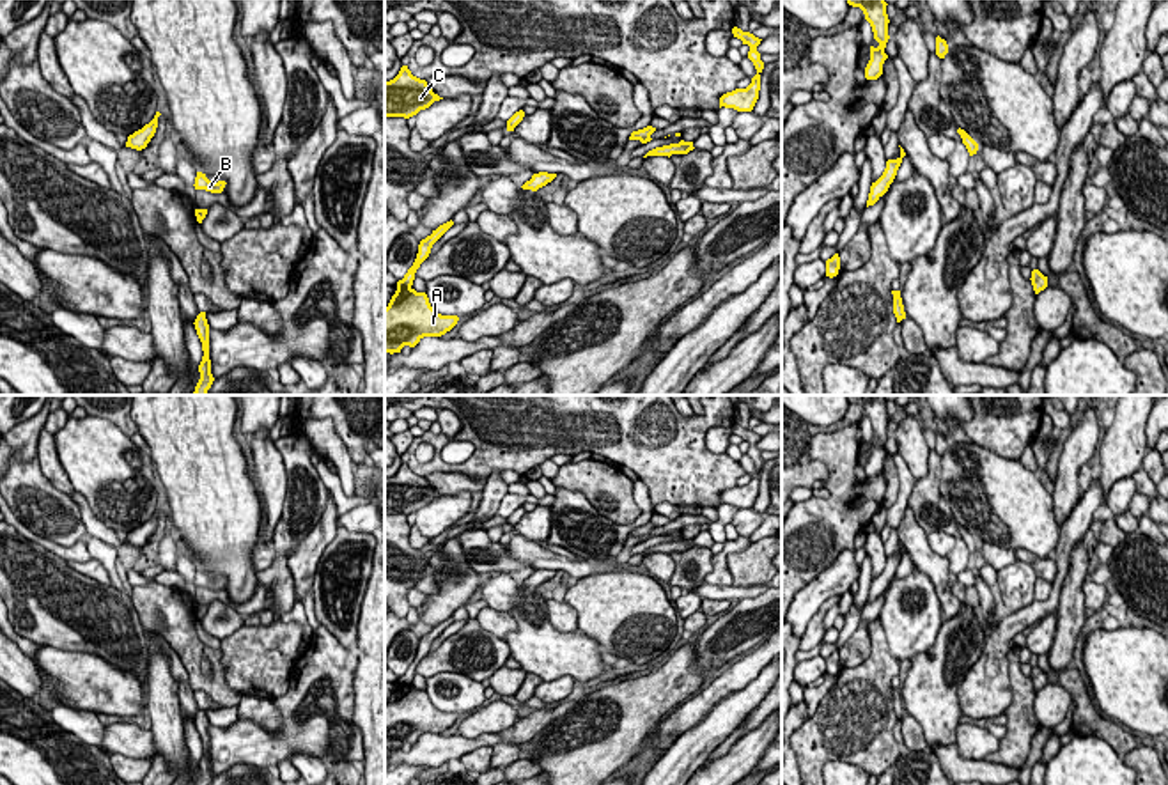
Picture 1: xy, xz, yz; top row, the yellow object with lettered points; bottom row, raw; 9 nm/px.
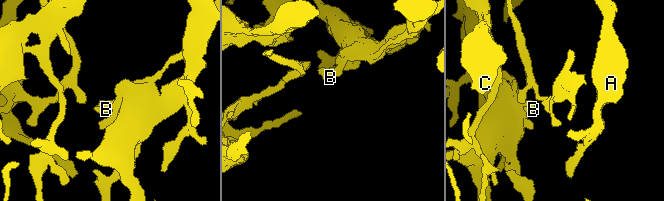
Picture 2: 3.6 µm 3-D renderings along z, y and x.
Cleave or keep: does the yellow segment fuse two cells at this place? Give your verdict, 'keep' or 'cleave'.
cleave

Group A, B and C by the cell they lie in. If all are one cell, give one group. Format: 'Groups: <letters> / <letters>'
Groups: A / B C

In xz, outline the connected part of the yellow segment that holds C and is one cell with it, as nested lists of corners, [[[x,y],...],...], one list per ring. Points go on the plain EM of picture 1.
[[[402,462],[393,477],[385,478],[385,514],[409,516],[440,496],[443,494],[434,491],[425,477],[413,473],[408,462]]]

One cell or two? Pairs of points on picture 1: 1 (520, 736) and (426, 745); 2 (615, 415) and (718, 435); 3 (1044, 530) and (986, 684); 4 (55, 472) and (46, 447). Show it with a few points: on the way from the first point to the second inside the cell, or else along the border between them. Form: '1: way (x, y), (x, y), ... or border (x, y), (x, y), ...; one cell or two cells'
1: border (500, 734), (500, 739), (491, 746); two cells
2: border (709, 427), (706, 447), (725, 454); two cells
3: border (1060, 527), (1053, 557); two cells
4: way (50, 466), (46, 452); one cell

